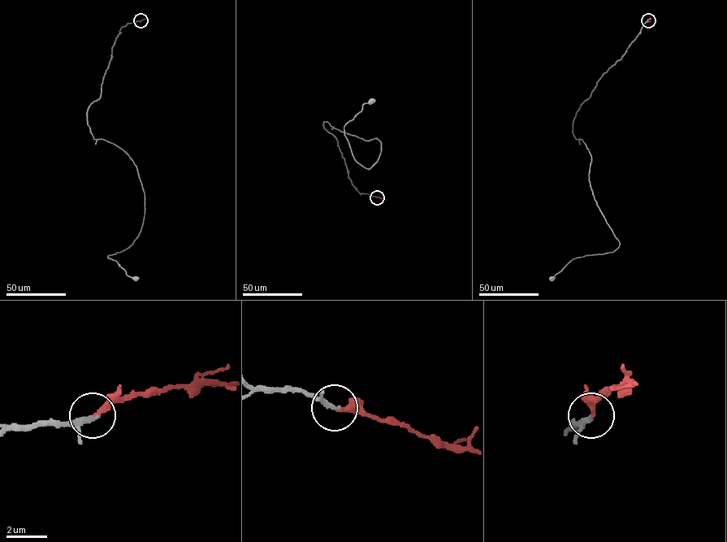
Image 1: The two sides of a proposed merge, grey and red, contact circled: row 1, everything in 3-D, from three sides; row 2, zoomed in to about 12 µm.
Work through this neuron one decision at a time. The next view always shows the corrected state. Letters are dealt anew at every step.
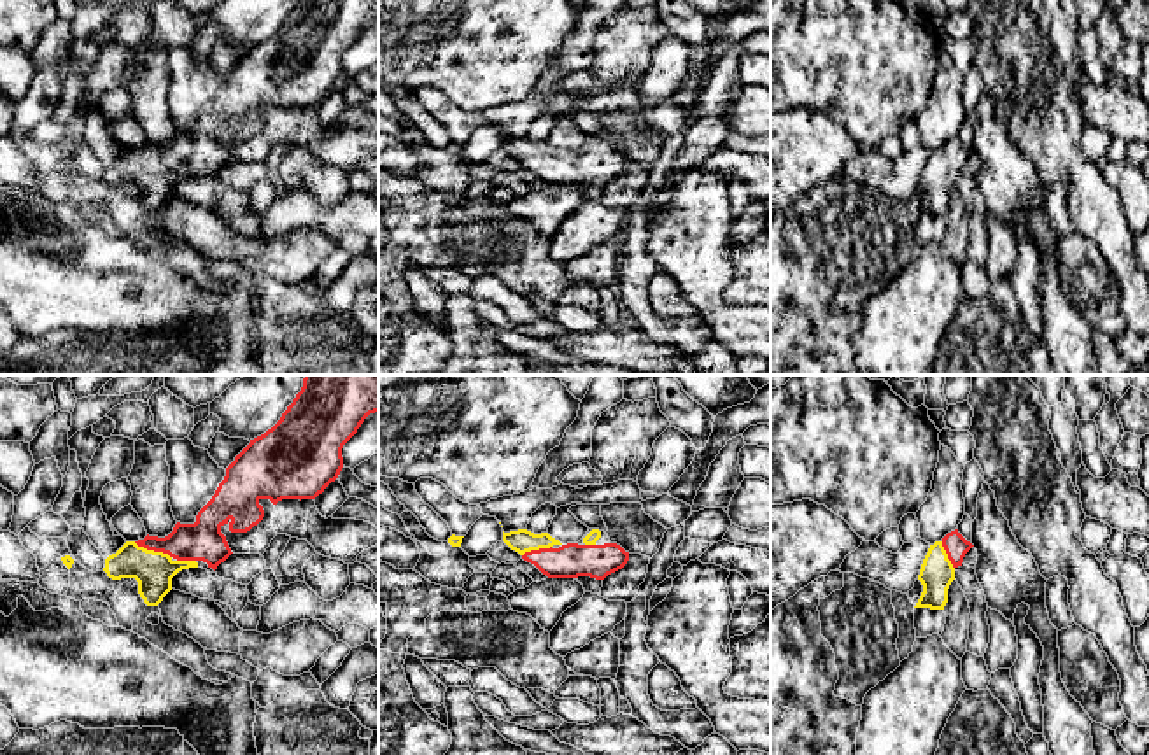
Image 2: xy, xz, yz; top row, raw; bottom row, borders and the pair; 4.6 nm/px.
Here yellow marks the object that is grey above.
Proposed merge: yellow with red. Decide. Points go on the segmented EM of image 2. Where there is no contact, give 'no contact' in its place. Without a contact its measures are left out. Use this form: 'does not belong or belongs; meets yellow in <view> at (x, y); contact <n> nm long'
belongs; meets yellow in xy at (153, 550); contact 190 nm long

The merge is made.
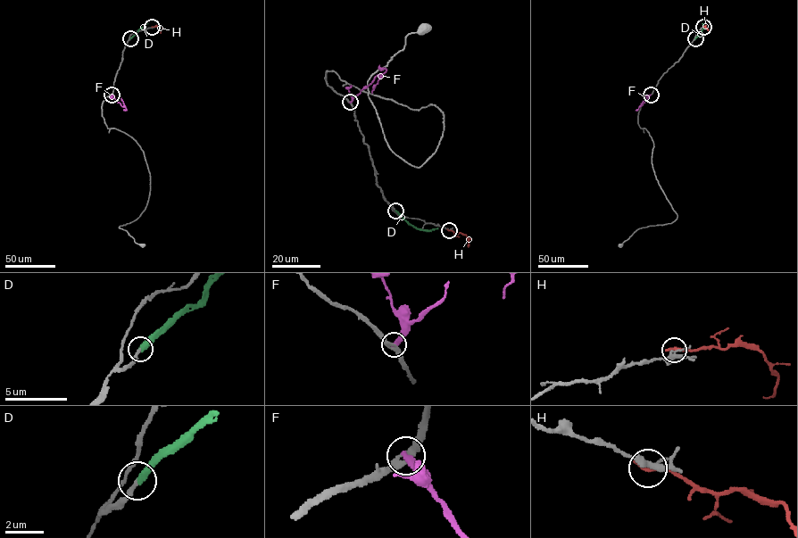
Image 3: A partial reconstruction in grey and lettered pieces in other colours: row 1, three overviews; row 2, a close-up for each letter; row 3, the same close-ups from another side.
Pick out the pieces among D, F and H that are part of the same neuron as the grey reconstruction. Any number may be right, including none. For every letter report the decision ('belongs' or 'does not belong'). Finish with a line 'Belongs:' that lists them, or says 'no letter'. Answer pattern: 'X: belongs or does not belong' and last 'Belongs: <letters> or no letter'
D: belongs
F: does not belong
H: does not belong
Belongs: D

